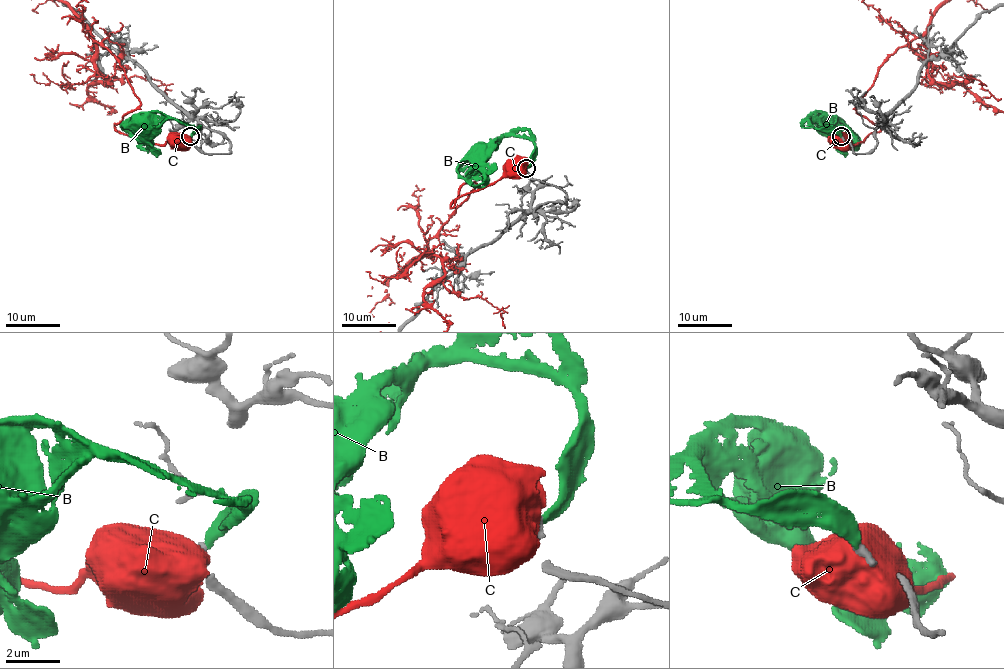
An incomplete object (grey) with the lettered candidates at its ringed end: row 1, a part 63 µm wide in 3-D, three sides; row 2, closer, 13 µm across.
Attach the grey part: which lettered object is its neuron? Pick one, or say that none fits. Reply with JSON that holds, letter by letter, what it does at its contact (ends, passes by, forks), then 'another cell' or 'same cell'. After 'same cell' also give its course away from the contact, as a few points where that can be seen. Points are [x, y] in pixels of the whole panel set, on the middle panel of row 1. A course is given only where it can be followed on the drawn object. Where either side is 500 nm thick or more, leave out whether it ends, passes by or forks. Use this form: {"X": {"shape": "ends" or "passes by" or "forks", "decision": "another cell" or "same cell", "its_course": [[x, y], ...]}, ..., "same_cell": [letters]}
{"B": {"shape": "ends", "decision": "same cell", "its_course": [[526, 168], [534, 145], [525, 138], [504, 137], [494, 147], [483, 146], [480, 150]]}, "C": {"decision": "another cell"}, "same_cell": ["B"]}

